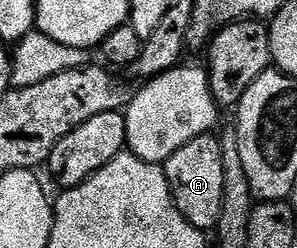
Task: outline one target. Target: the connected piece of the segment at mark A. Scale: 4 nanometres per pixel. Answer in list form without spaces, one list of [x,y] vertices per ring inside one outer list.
[[[208,133],[193,137],[193,141],[181,145],[181,149],[177,149],[177,153],[173,153],[173,157],[162,164],[162,169],[169,181],[169,193],[181,217],[185,217],[185,221],[189,221],[189,225],[198,231],[214,232],[224,196],[224,162],[220,136]]]

